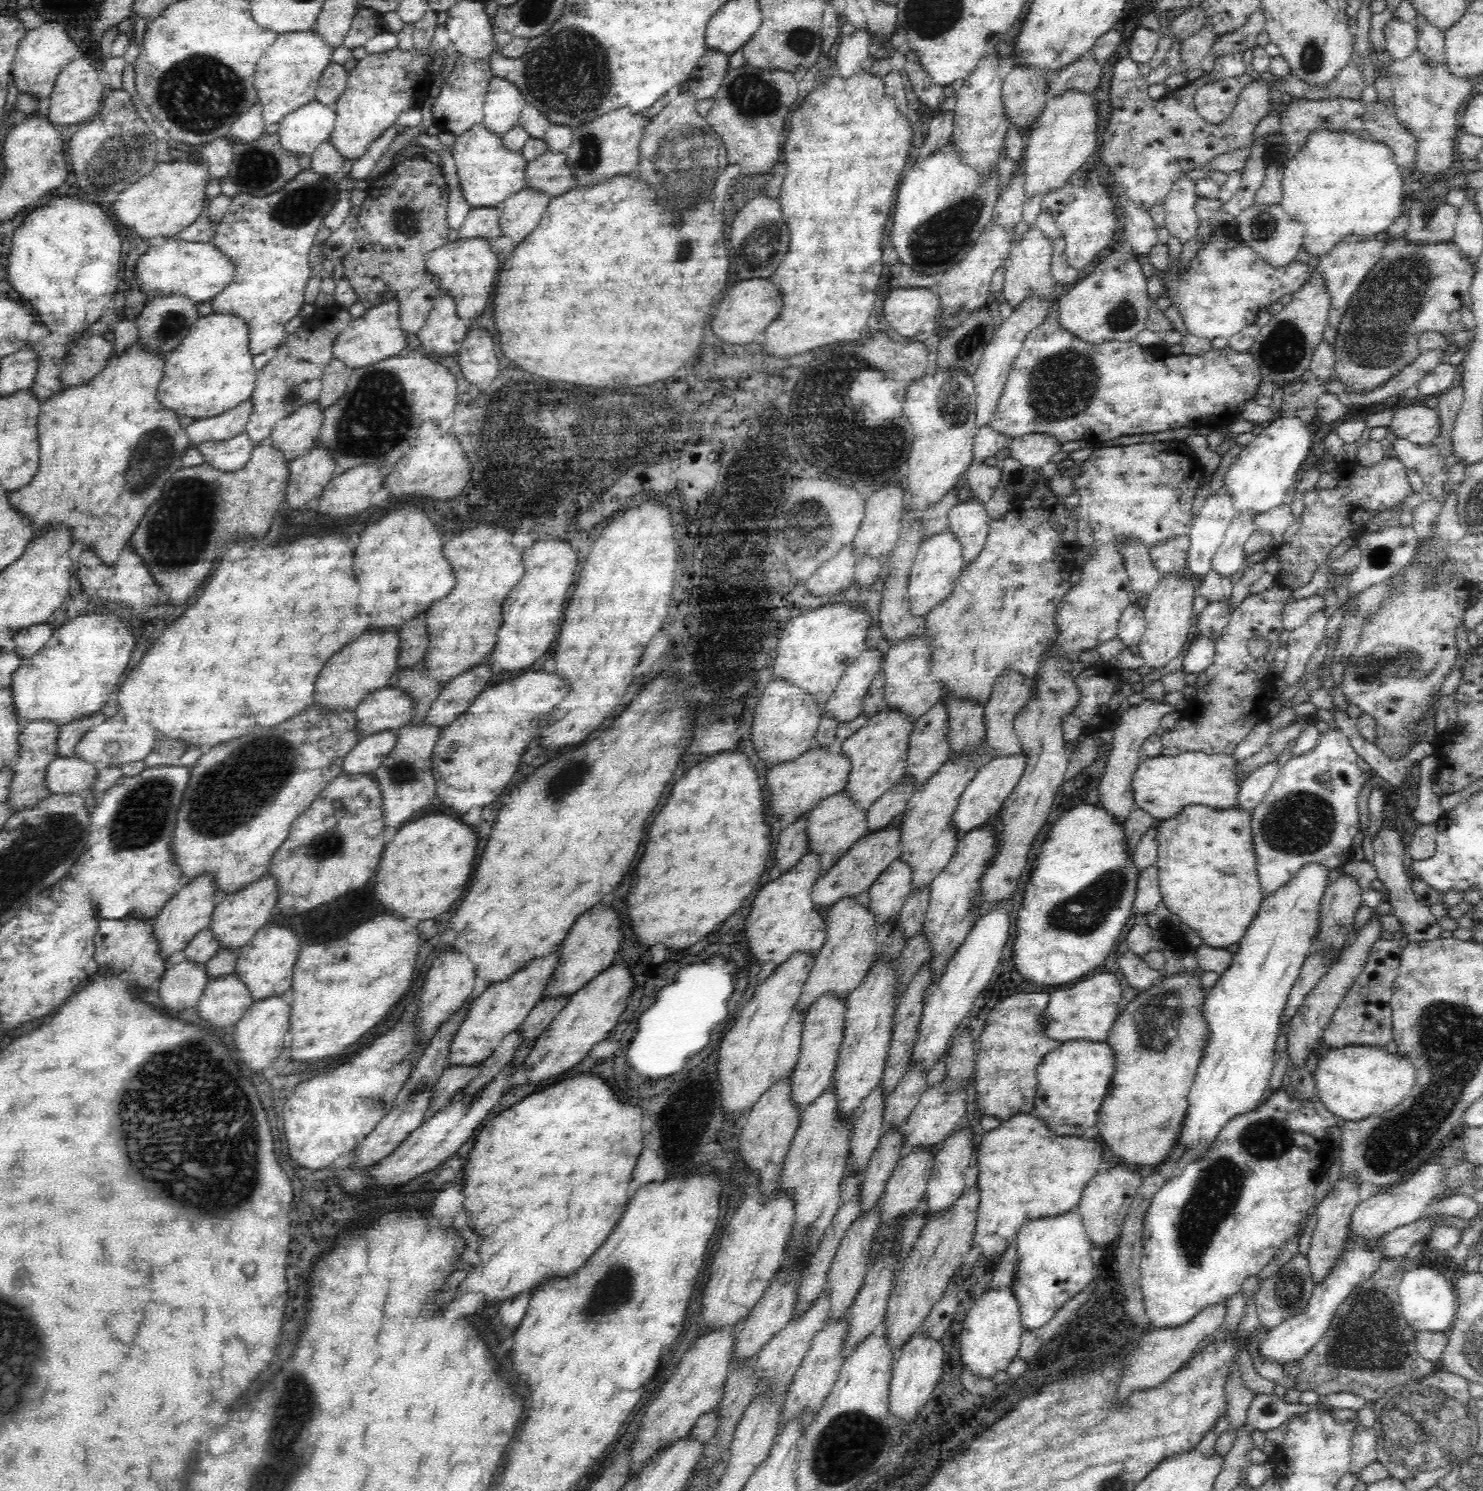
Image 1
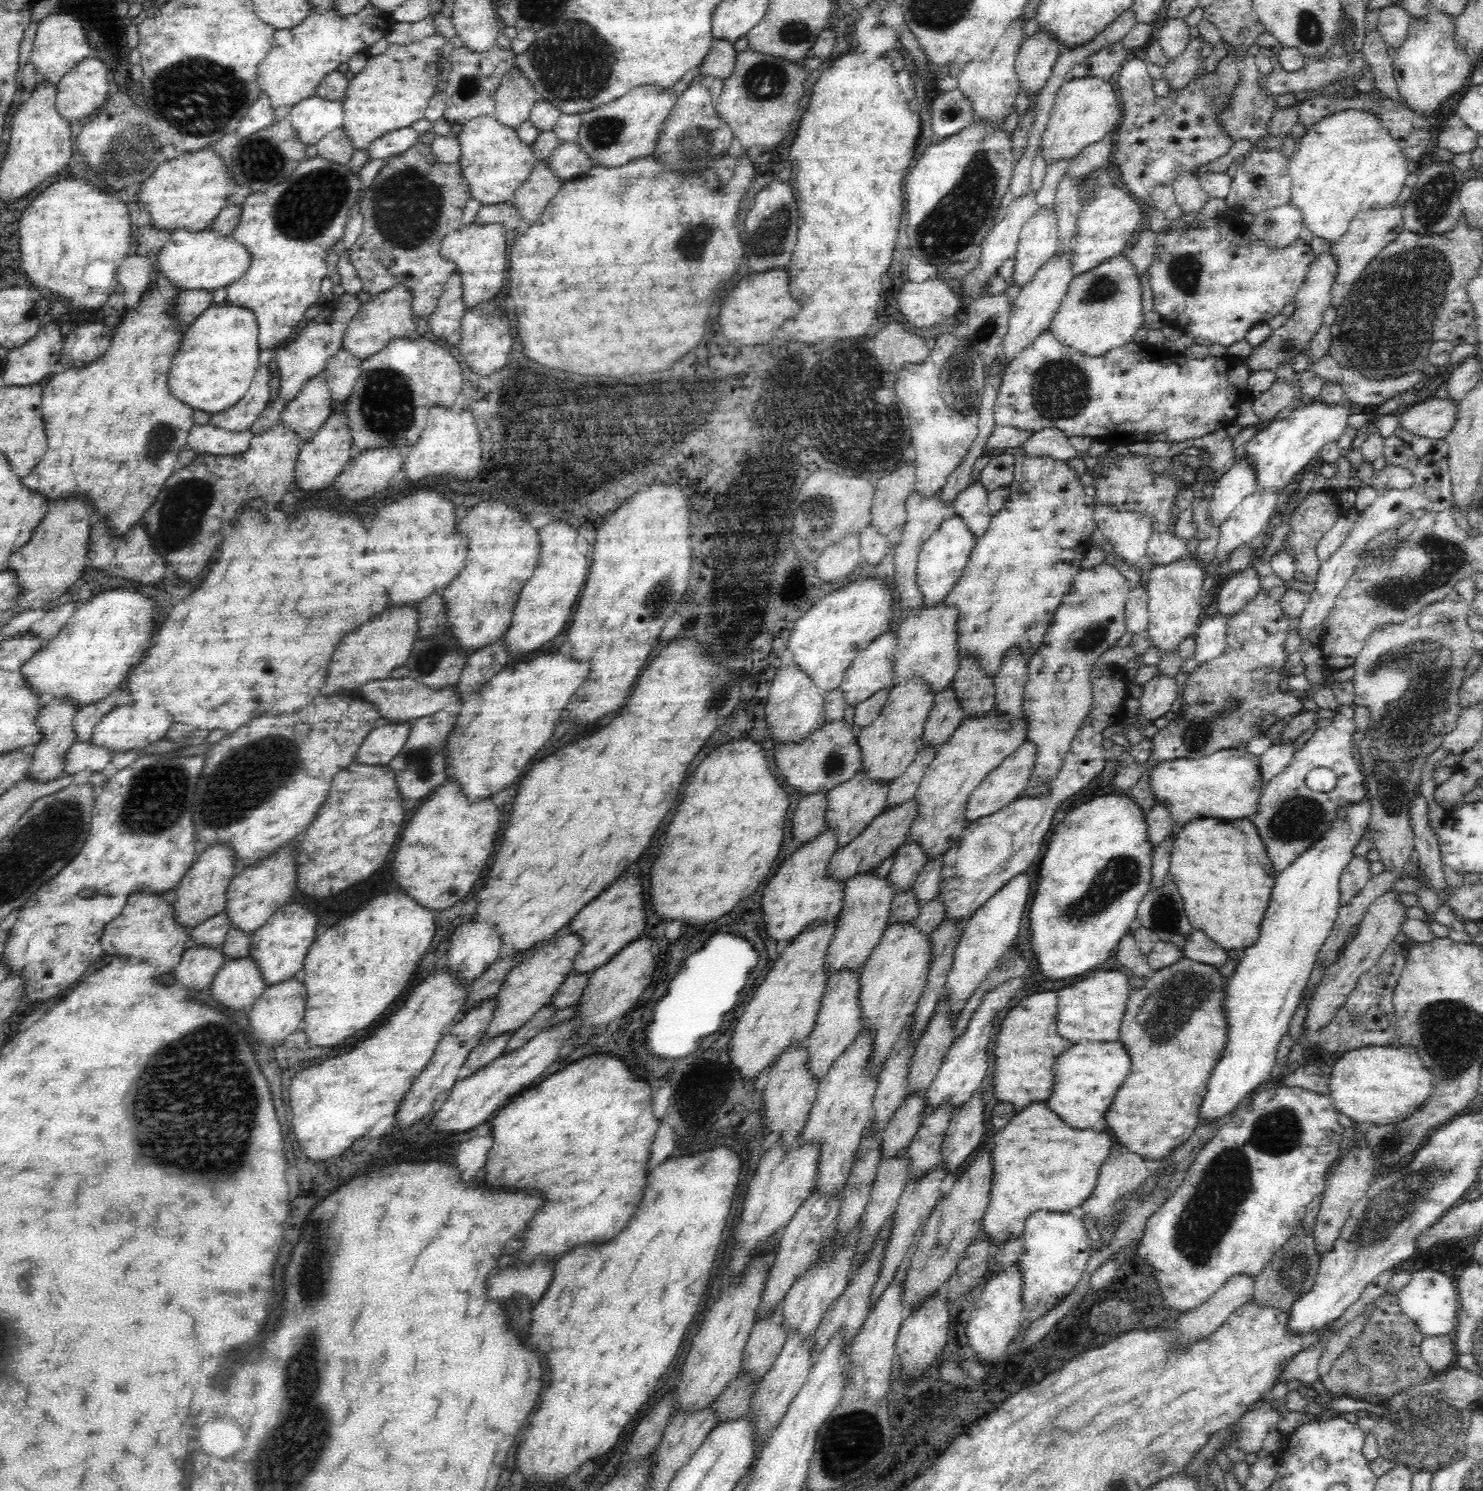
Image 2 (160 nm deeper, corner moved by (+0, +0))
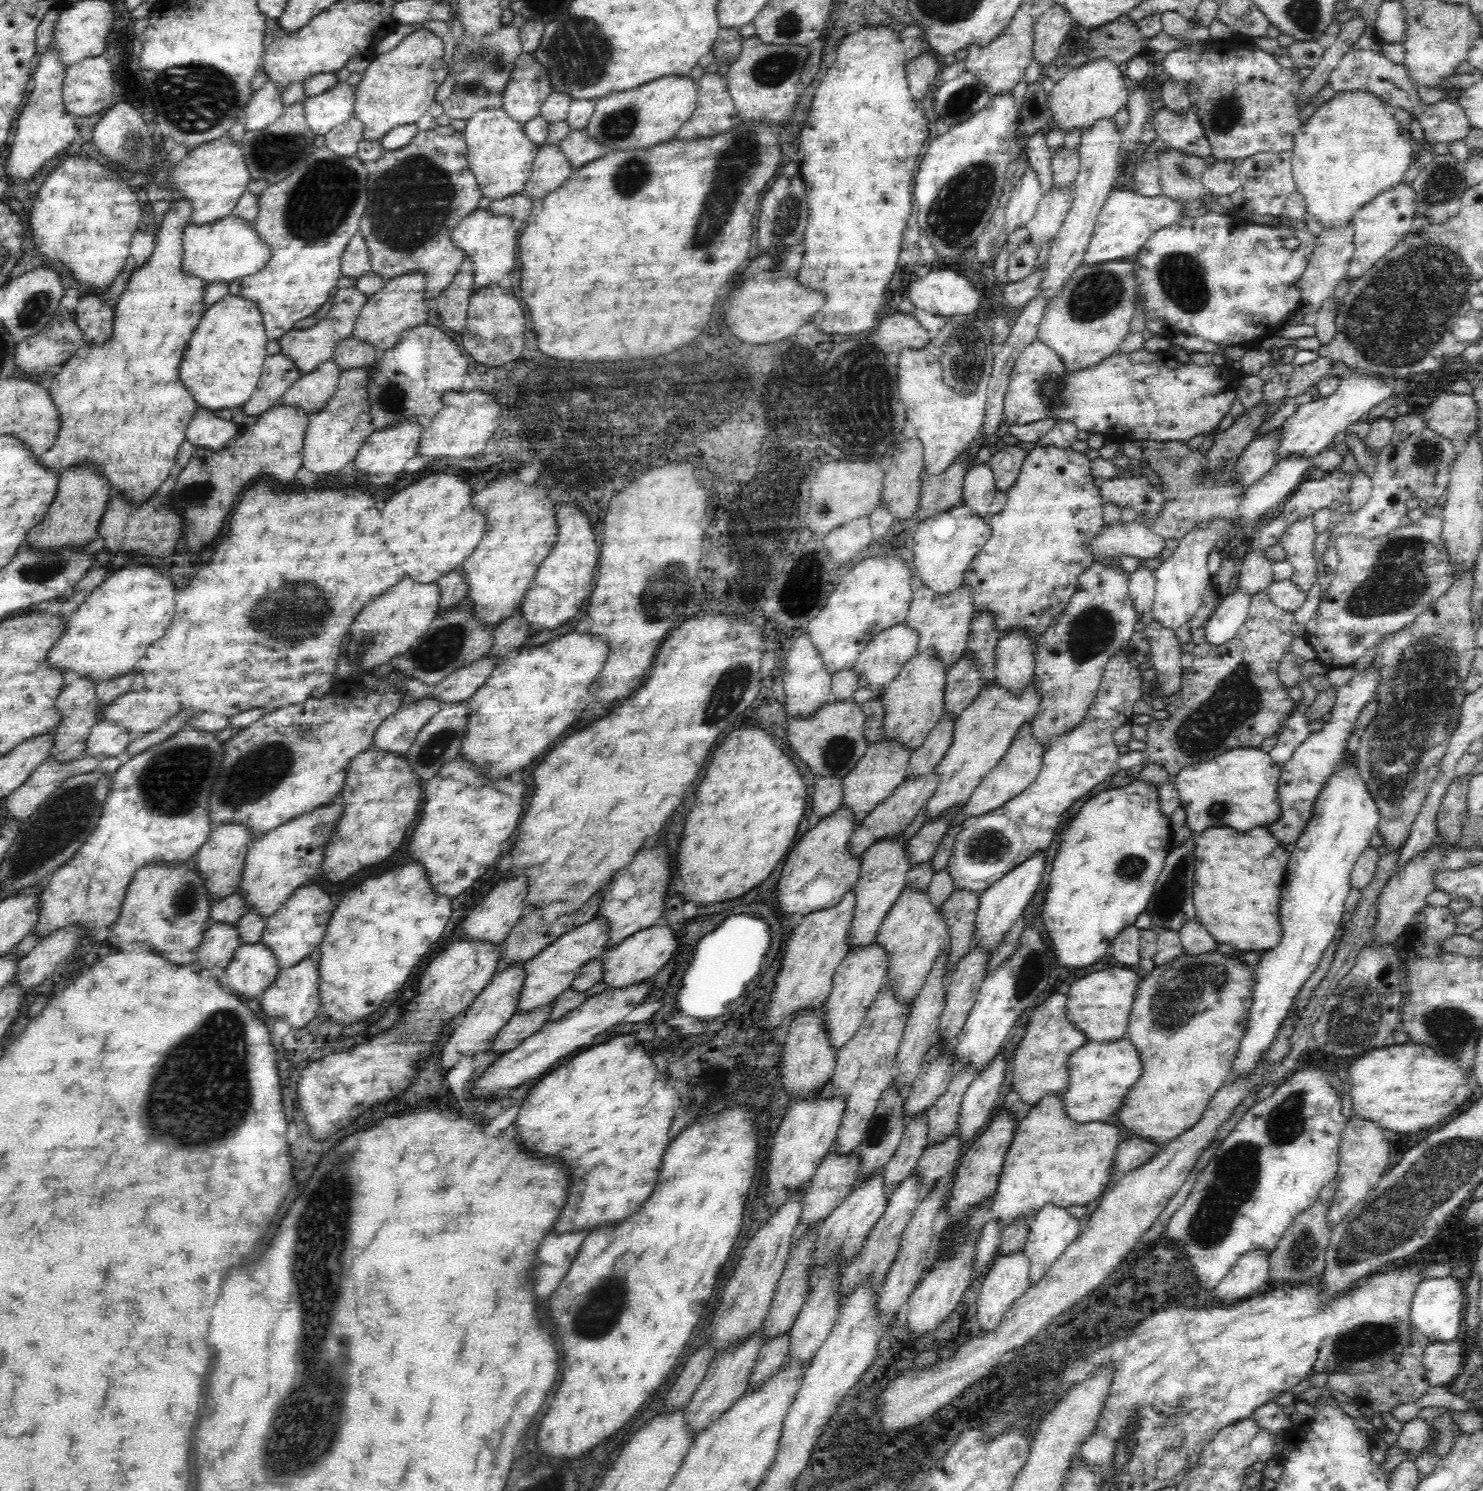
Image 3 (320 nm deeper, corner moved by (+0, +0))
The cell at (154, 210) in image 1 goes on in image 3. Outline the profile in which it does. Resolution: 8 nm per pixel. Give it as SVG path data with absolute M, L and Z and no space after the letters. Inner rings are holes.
M229 134L216 140L201 144L189 152L186 159L180 161L170 173L174 199L187 199L192 205L189 222L200 225L220 220L231 214L240 197L247 191L252 181L244 155L241 154L240 141Z

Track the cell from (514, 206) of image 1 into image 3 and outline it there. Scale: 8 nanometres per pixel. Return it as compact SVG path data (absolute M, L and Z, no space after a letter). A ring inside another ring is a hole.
M545 142L539 147L534 159L524 194L532 200L545 198L550 192L562 186L572 171L572 165L562 154L560 147Z

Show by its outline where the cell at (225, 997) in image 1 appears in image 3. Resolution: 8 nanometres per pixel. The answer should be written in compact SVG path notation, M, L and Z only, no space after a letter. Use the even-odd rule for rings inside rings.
M262 942L241 944L226 967L228 986L240 996L258 998L276 980L282 970L277 957Z

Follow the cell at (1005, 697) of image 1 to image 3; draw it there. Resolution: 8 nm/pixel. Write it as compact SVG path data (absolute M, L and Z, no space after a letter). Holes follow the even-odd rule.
M1019 627L1000 636L996 648L996 682L1010 694L1018 695L1034 676L1035 641Z

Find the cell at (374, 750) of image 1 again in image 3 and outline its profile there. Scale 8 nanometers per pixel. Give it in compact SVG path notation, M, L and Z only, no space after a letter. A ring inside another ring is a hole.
M429 696L406 703L376 729L372 746L380 751L396 752L398 755L406 753L420 734L420 729L443 705Z

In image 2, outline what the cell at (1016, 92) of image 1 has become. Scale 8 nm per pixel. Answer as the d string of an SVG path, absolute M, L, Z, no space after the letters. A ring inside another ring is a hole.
M1044 32L1028 36L1020 46L1015 69L1018 82L1031 99L1047 83L1063 49L1060 42Z

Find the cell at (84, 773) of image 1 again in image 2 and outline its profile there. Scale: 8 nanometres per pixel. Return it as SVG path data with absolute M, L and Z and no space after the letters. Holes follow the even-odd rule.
M76 741L67 752L63 772L78 774L82 770L101 771L112 760L114 752L108 747L100 747L91 741Z

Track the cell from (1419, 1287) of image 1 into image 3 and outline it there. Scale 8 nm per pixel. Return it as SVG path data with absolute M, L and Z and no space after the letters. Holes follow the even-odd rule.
M1457 1277L1424 1279L1417 1285L1411 1304L1413 1328L1428 1337L1431 1342L1450 1342L1459 1335L1464 1322L1466 1292Z

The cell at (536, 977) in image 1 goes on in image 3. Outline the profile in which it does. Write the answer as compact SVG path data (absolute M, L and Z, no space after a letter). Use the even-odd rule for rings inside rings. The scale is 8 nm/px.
M594 917L591 922L566 932L550 943L536 957L525 964L525 979L517 1001L517 1012L534 1011L535 1008L553 1002L560 994L571 988L579 970L592 959L600 959L606 954L609 939L609 924L602 918Z

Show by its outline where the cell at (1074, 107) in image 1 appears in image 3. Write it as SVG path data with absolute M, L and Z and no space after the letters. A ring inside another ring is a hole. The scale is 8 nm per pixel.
M1107 56L1094 58L1078 68L1072 69L1062 80L1057 81L1049 95L1050 113L1054 114L1054 124L1062 130L1088 128L1100 119L1114 119L1116 113L1127 106L1129 87L1124 80L1122 66L1109 60Z

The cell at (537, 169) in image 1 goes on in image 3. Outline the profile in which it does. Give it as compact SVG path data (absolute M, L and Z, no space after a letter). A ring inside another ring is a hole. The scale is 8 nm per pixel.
M584 129L571 130L559 144L559 147L573 169L583 167L584 164L591 163L592 160L604 156L609 151L605 144L590 138Z

